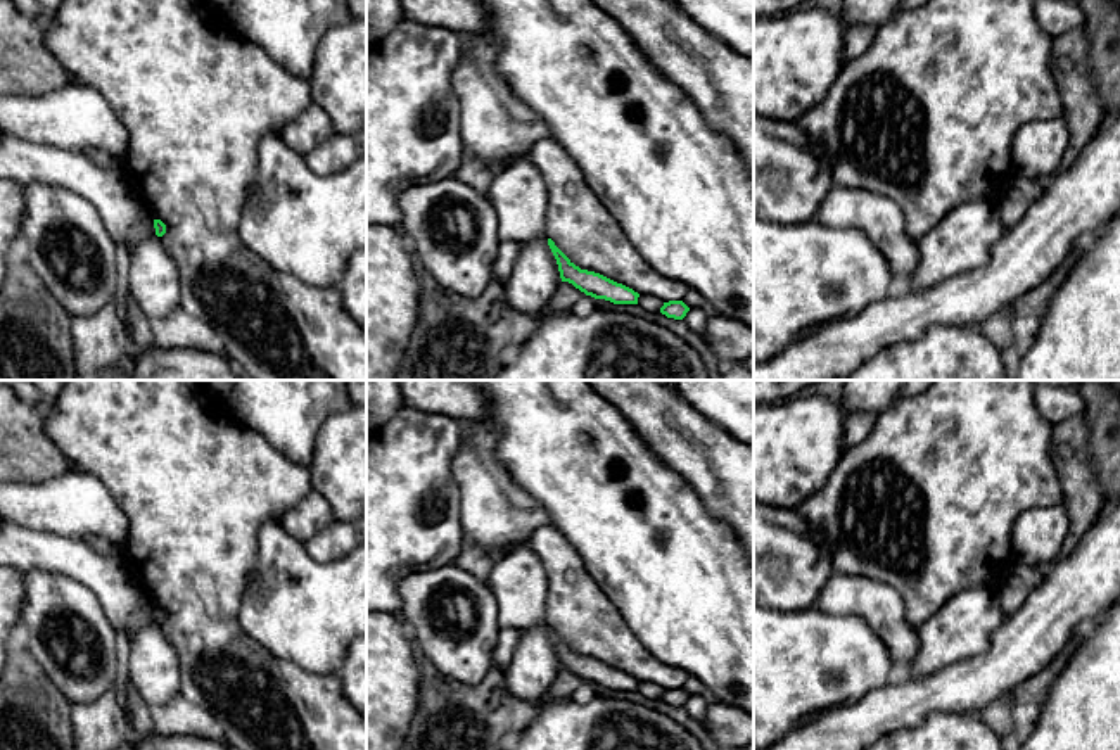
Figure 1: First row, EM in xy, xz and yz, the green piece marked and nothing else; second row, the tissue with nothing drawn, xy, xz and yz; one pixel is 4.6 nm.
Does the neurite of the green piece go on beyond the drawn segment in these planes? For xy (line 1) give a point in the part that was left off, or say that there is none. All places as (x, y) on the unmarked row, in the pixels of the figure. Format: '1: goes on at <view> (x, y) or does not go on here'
1: does not go on here

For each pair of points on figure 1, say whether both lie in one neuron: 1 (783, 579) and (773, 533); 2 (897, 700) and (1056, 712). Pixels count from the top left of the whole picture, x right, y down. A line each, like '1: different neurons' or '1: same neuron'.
1: same neuron
2: different neurons

